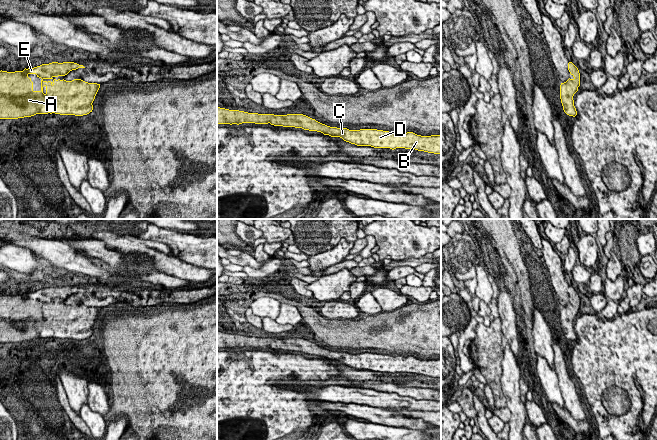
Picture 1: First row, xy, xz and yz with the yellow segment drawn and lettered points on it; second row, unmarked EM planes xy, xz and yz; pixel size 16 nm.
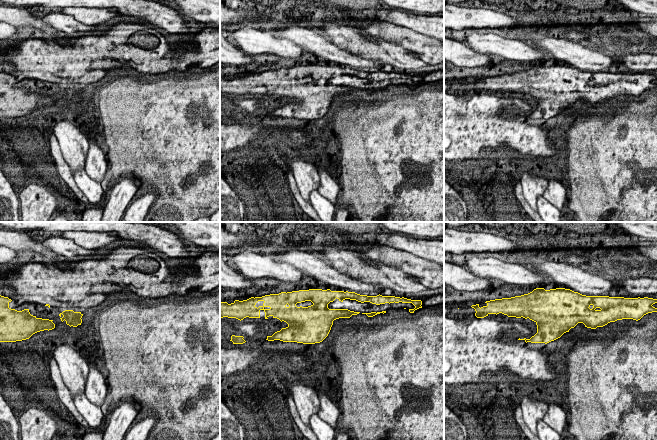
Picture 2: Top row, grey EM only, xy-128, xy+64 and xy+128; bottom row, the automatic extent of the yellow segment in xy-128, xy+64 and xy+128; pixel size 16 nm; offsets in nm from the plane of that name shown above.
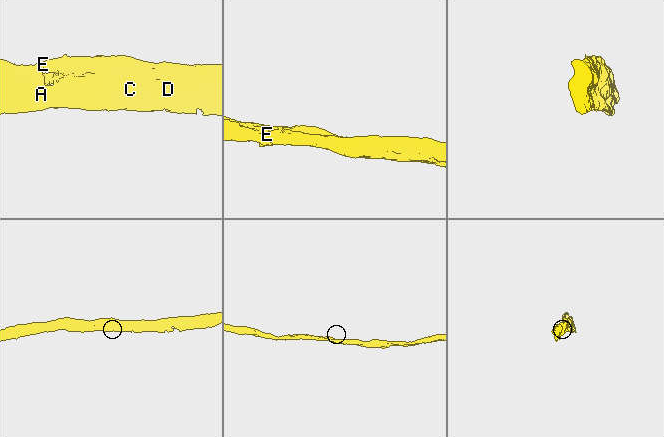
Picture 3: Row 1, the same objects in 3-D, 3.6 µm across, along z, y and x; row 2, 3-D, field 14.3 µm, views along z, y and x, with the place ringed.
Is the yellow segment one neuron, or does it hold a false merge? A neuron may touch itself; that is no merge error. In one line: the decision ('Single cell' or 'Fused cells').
Single cell

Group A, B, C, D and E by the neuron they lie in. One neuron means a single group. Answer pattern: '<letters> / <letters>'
A B C D E

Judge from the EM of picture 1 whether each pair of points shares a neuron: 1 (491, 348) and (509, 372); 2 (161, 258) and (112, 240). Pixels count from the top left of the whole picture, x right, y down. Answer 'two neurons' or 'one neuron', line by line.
1: two neurons
2: one neuron

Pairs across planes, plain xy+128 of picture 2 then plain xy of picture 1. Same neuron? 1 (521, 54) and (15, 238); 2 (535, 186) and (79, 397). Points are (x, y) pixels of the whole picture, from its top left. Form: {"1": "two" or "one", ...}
{"1": "two", "2": "one"}

